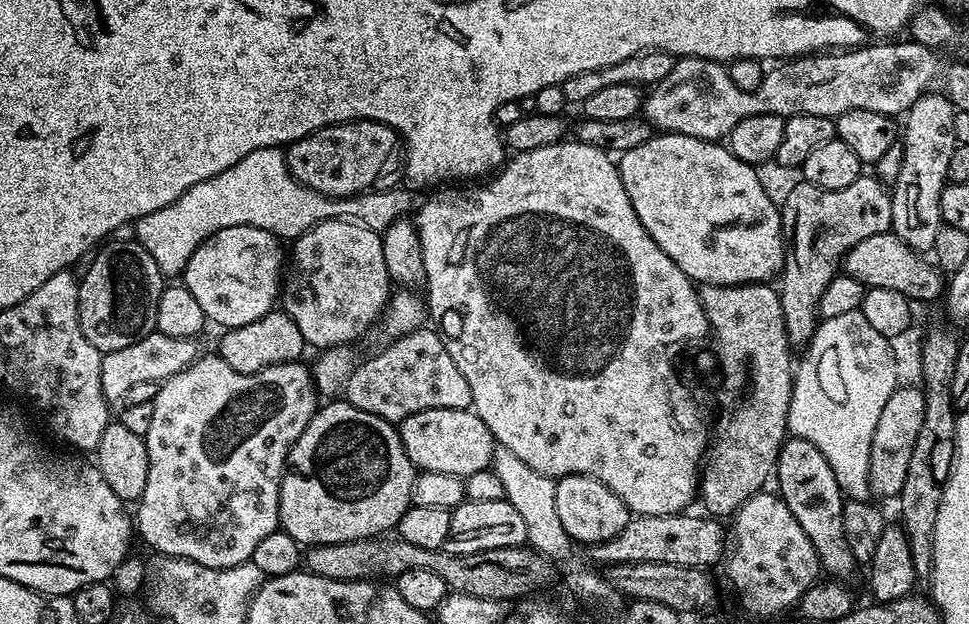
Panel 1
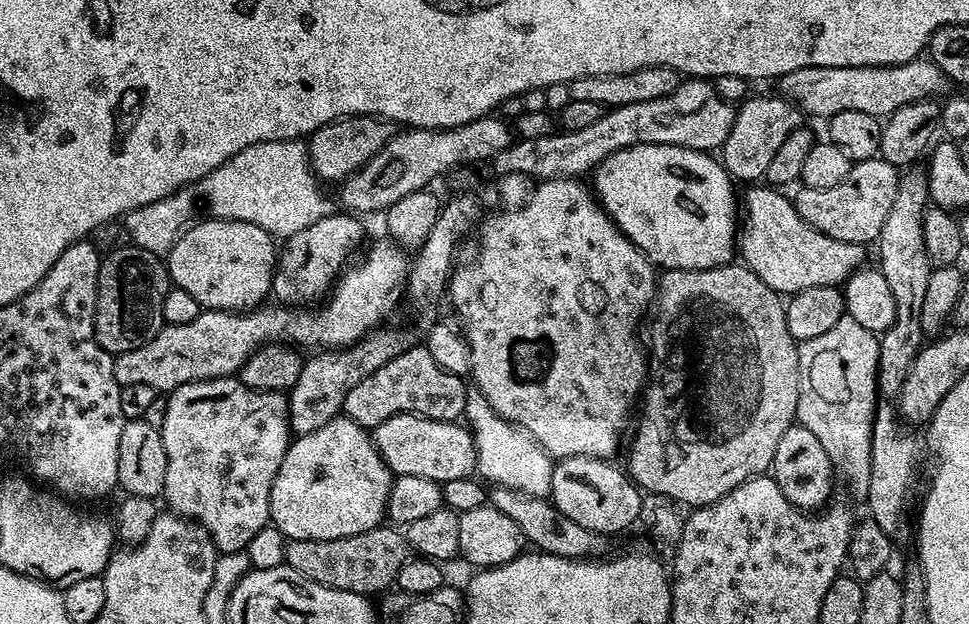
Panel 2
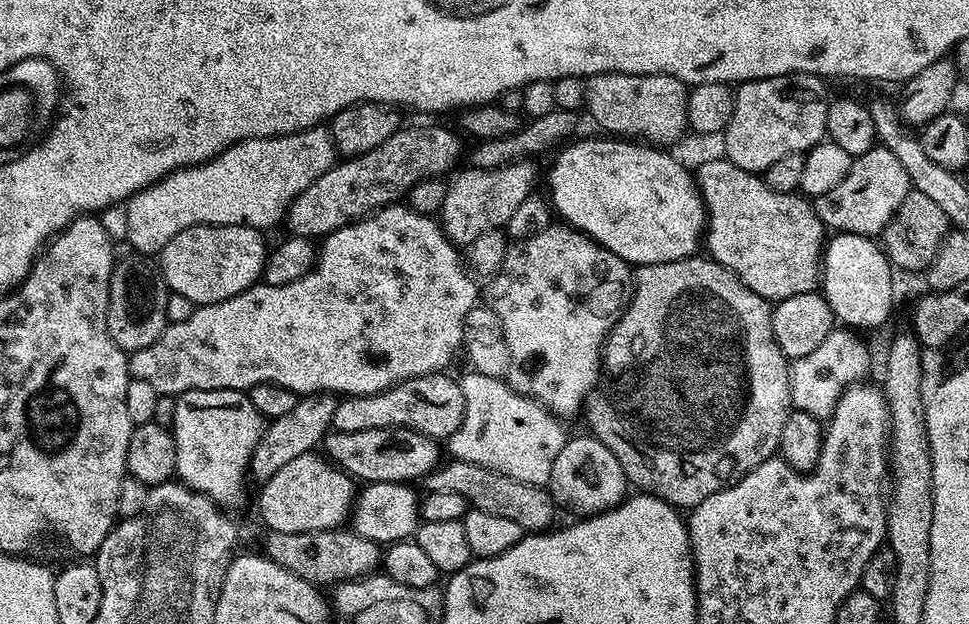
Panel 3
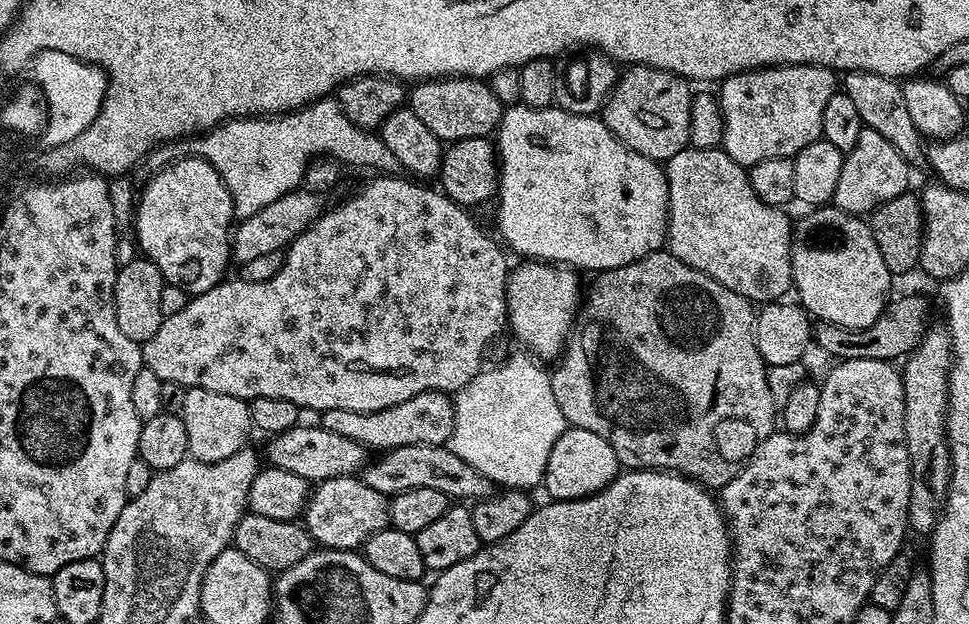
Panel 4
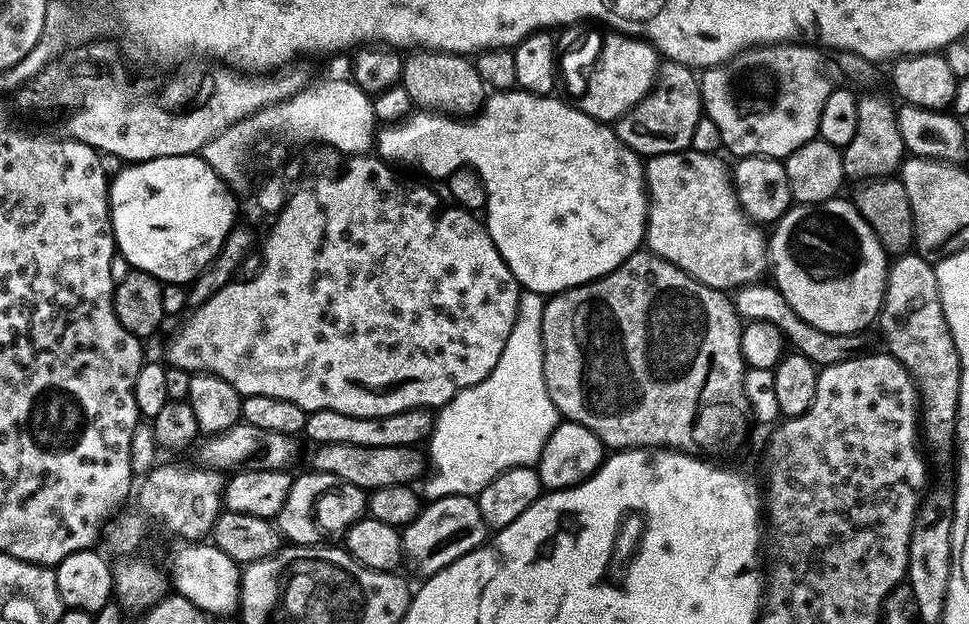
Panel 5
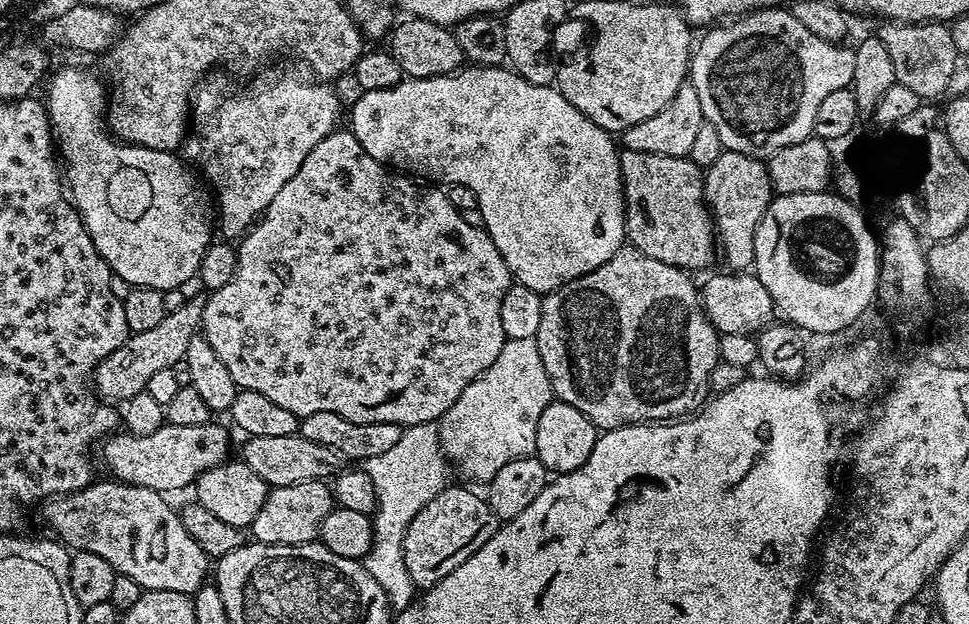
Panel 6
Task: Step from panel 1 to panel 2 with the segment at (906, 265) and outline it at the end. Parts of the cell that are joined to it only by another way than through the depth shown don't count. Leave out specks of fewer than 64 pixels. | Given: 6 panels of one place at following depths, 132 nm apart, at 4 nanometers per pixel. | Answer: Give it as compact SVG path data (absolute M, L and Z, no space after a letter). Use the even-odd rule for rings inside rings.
M752 186L742 196L742 227L738 232L738 252L751 272L766 286L781 294L810 290L810 286L840 286L865 267L865 245L839 240L810 226L798 214L795 203L772 186Z

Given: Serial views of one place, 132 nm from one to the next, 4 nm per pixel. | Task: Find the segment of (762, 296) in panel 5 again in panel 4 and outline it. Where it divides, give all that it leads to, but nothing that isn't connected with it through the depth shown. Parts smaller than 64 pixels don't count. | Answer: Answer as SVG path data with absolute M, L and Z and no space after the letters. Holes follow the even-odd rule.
M900 296L896 301L894 300L885 307L878 318L874 318L874 322L870 322L870 326L866 326L865 328L847 328L846 326L838 326L837 324L817 323L814 328L815 347L818 346L826 355L833 356L833 361L836 362L842 360L886 360L896 362L901 358L907 357L909 352L916 349L918 342L922 339L926 331L926 323L924 324L924 304L916 296Z

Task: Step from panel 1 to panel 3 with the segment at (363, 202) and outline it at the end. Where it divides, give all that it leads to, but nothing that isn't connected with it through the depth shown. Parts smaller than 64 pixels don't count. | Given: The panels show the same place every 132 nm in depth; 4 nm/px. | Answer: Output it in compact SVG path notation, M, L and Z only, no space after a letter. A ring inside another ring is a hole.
M317 126L308 128L305 132L296 132L292 136L270 136L267 140L243 140L237 144L231 144L225 152L219 152L212 160L208 160L205 164L193 166L191 168L179 168L177 172L169 172L162 180L150 185L149 188L143 188L142 191L136 192L131 200L126 204L127 217L127 243L133 244L135 251L140 254L159 254L163 252L164 247L178 234L182 234L182 230L193 228L199 224L235 224L237 226L247 226L257 230L265 230L264 228L272 228L280 219L289 215L290 209L295 205L296 200L311 186L314 179L314 171L312 172L312 163L316 160L316 151L320 148L320 143L329 139L330 132L327 127Z

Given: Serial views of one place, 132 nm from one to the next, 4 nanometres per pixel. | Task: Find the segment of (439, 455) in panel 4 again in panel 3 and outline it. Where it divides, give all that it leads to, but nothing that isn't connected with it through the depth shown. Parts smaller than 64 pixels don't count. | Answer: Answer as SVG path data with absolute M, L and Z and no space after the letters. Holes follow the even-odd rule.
M455 458L449 460L449 464L441 463L433 472L423 477L425 493L451 490L462 494L472 508L486 510L486 514L498 514L498 518L510 518L510 522L518 522L521 533L524 534L547 532L557 523L555 520L558 505L552 499L552 493L547 487L527 484L518 478L510 478L506 474L490 470L481 464L472 464L469 460Z

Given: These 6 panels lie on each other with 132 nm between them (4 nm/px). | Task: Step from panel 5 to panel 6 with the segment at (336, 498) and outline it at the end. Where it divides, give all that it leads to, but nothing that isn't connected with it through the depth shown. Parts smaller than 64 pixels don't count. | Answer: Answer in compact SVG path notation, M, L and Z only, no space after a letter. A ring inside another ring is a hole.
M323 480L298 482L294 486L273 488L268 493L258 518L250 526L250 536L258 544L310 544L319 537L320 527L334 507L331 487Z

